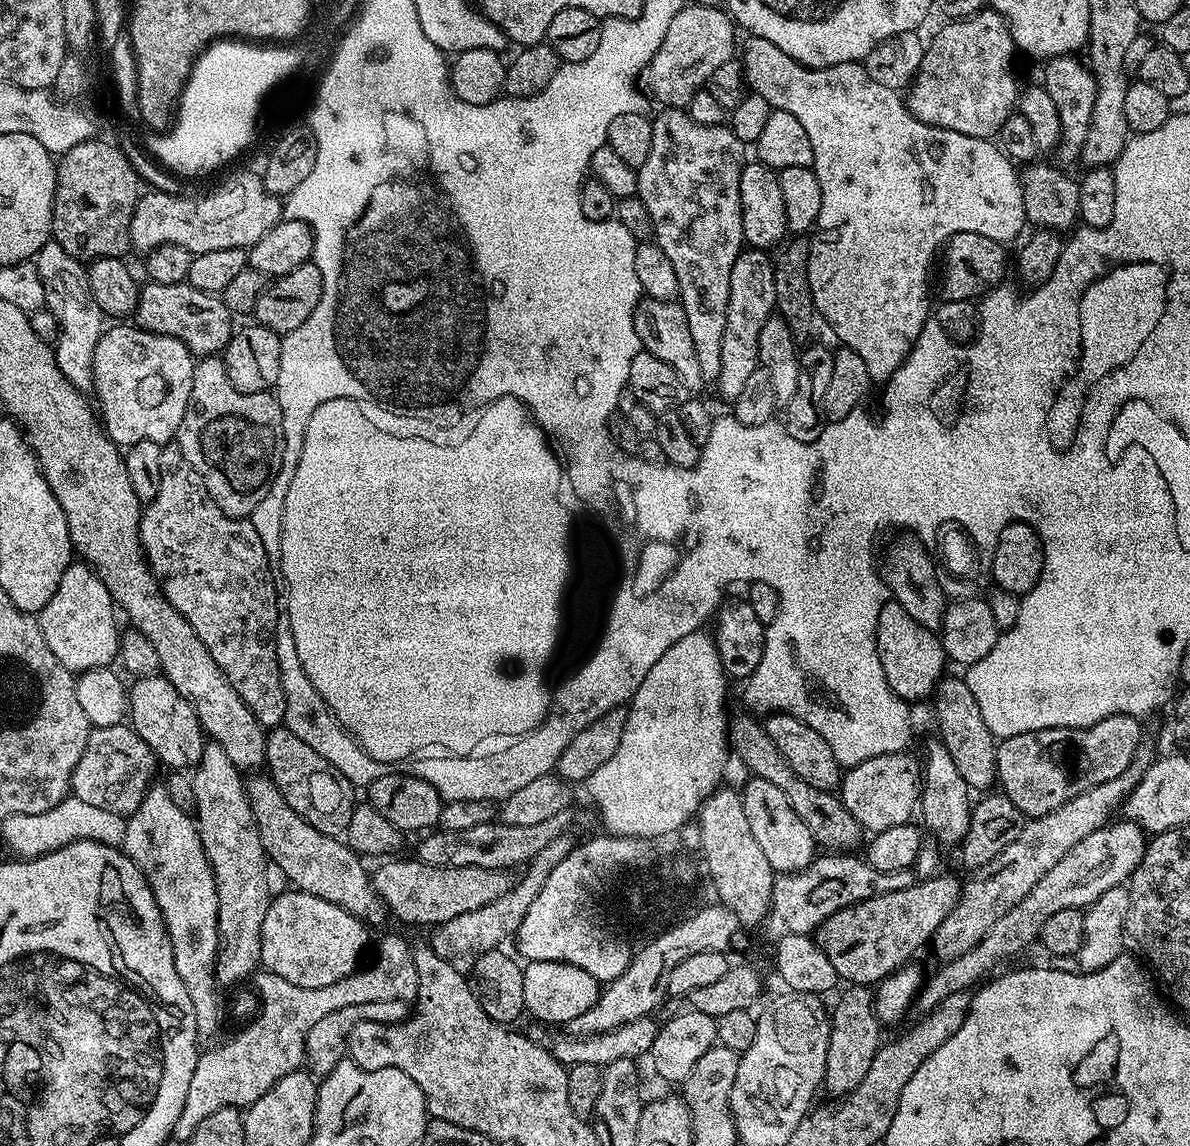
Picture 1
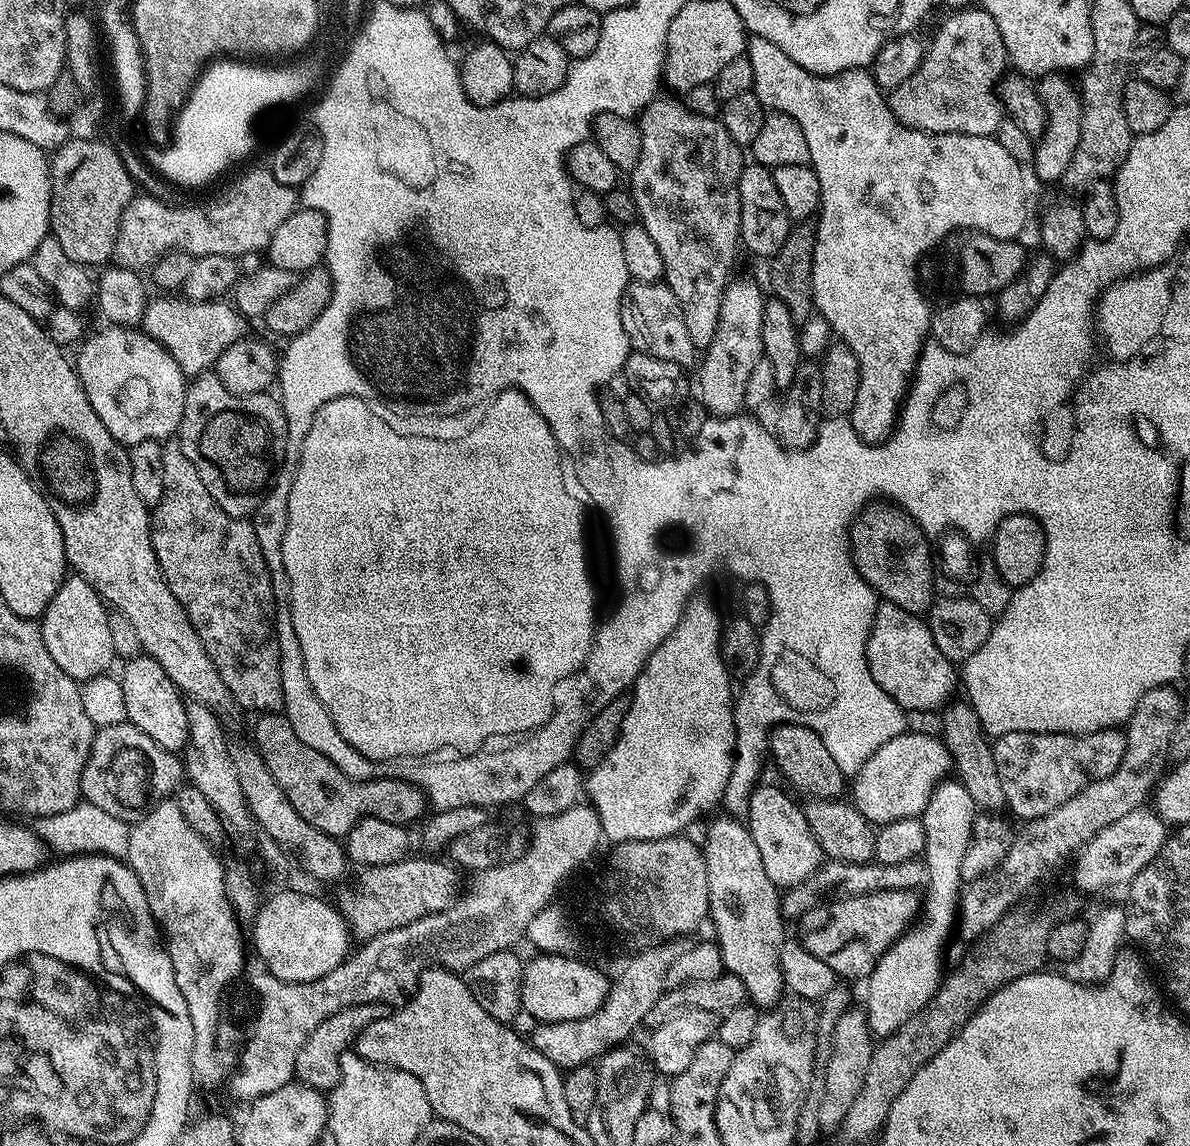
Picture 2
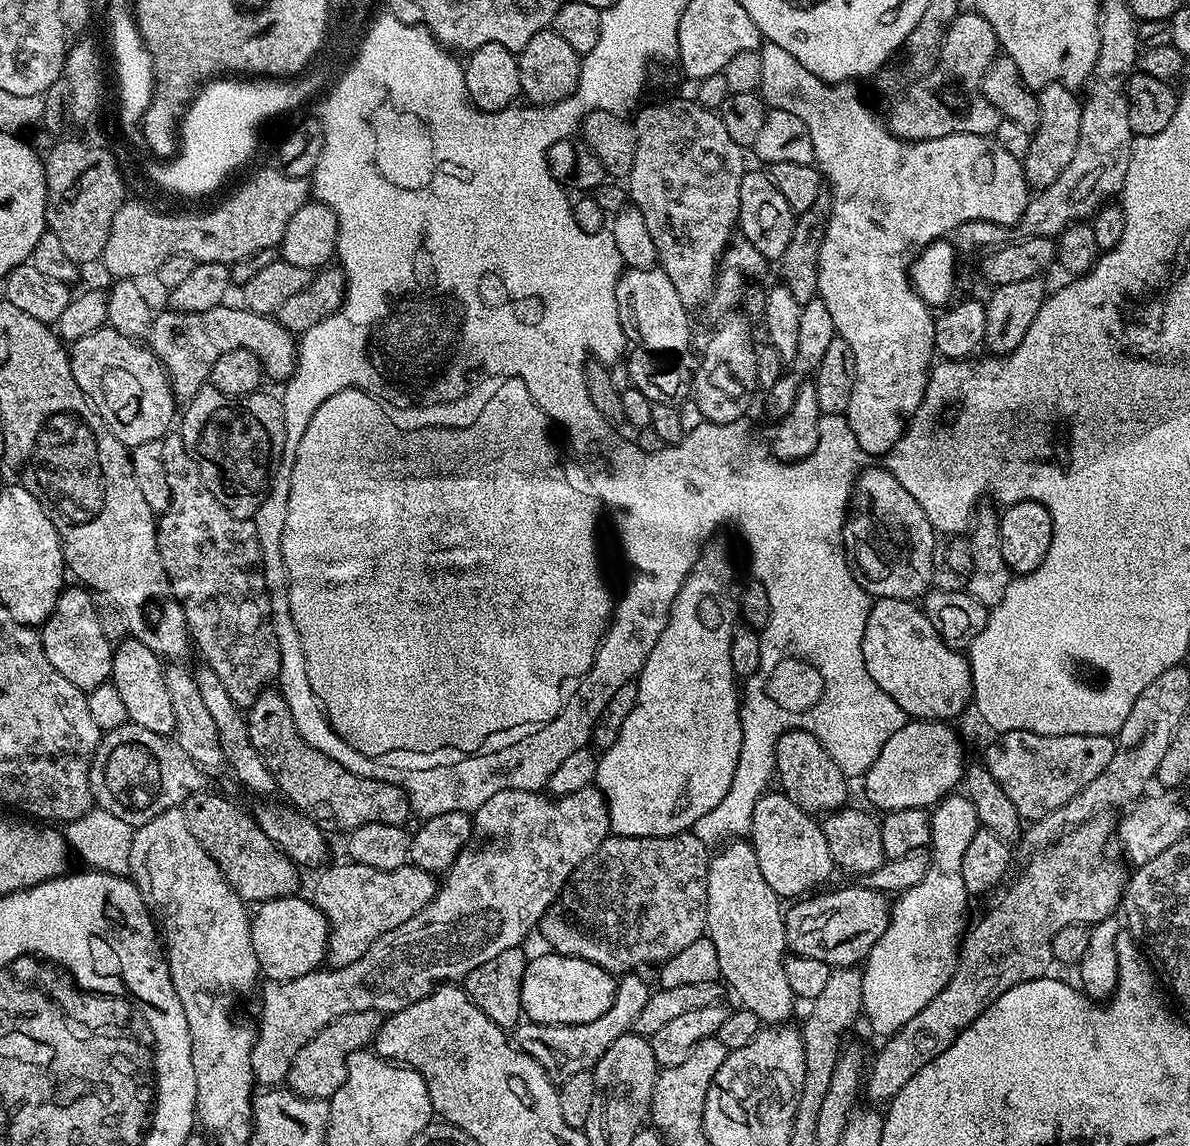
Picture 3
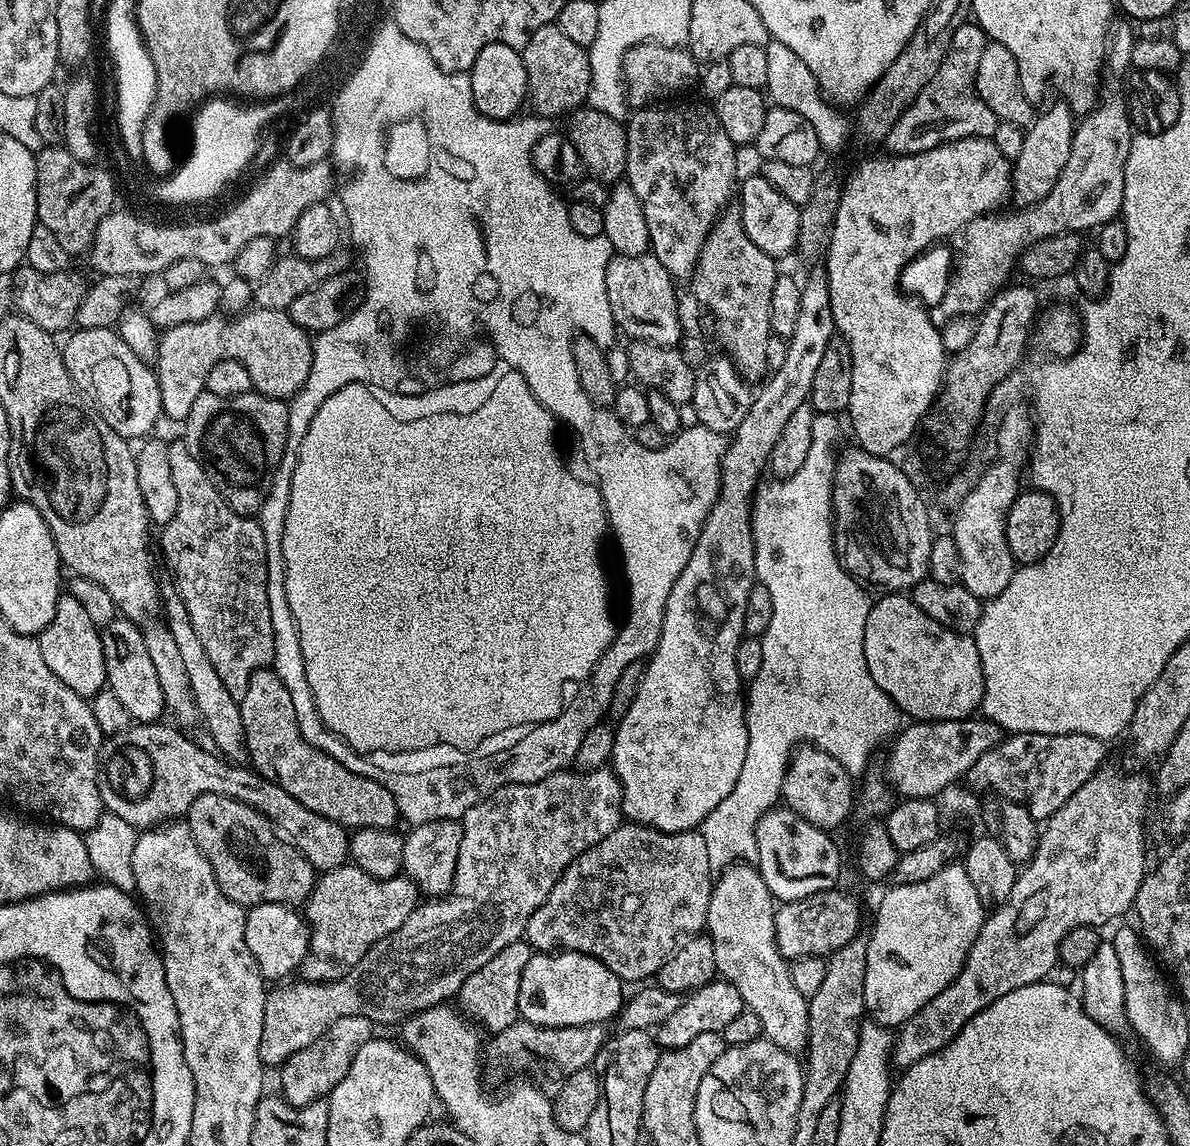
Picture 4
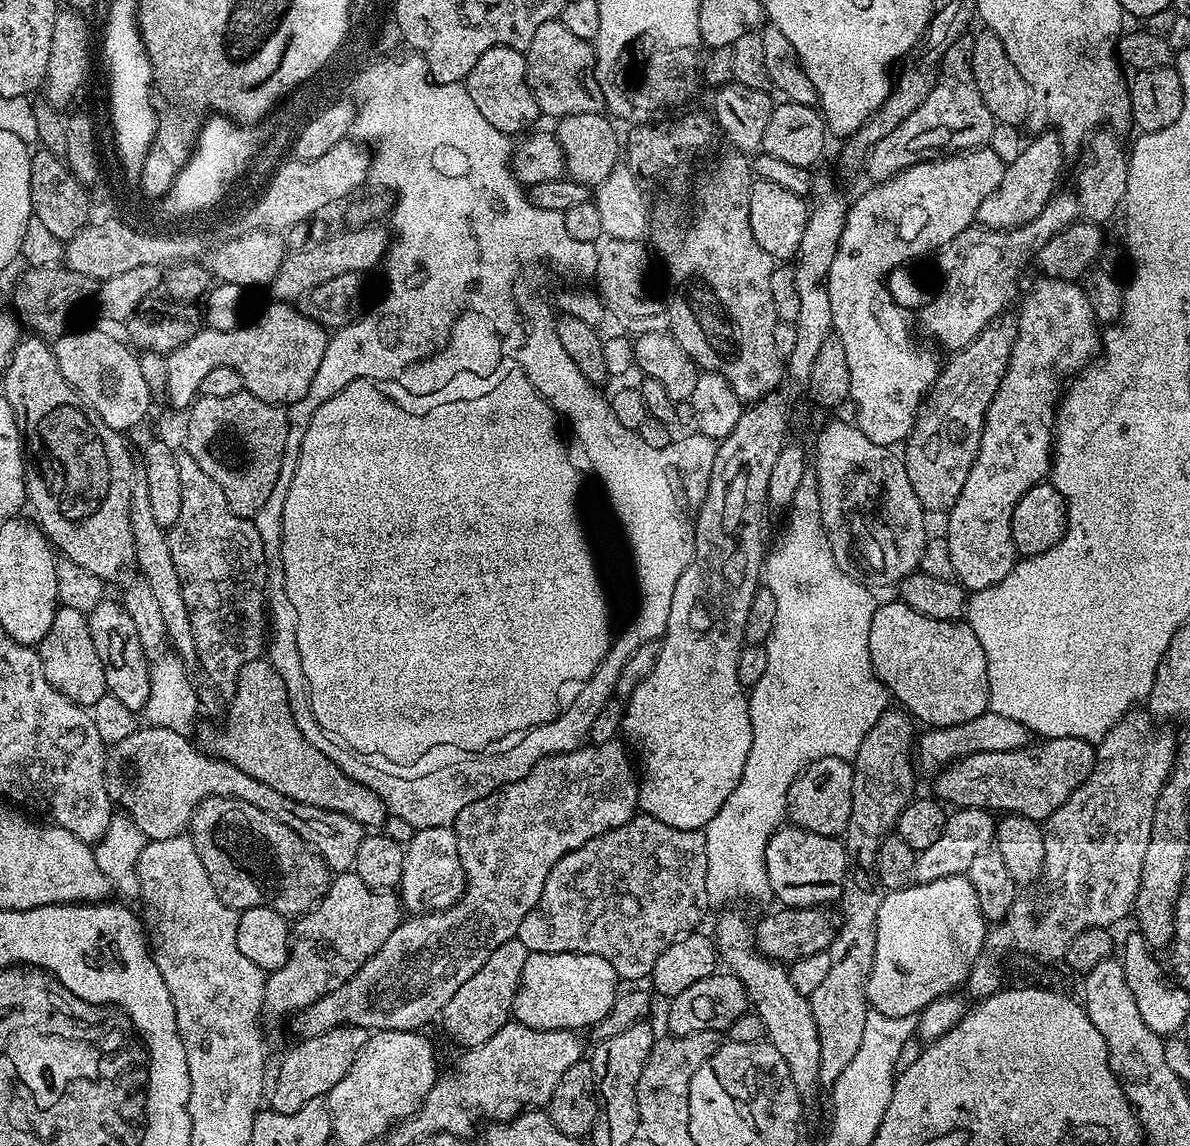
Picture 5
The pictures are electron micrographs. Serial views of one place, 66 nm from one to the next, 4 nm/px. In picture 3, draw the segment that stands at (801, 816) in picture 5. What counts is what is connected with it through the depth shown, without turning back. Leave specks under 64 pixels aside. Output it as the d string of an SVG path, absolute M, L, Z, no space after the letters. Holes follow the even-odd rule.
M797 728L790 732L783 732L776 743L776 763L774 765L775 771L778 773L778 784L782 789L784 795L790 797L793 802L803 812L809 814L827 814L835 812L845 807L848 796L848 784L850 784L849 777L842 774L842 770L836 764L835 756L830 755L827 750L818 742L818 738L814 738L814 734L803 732Z

